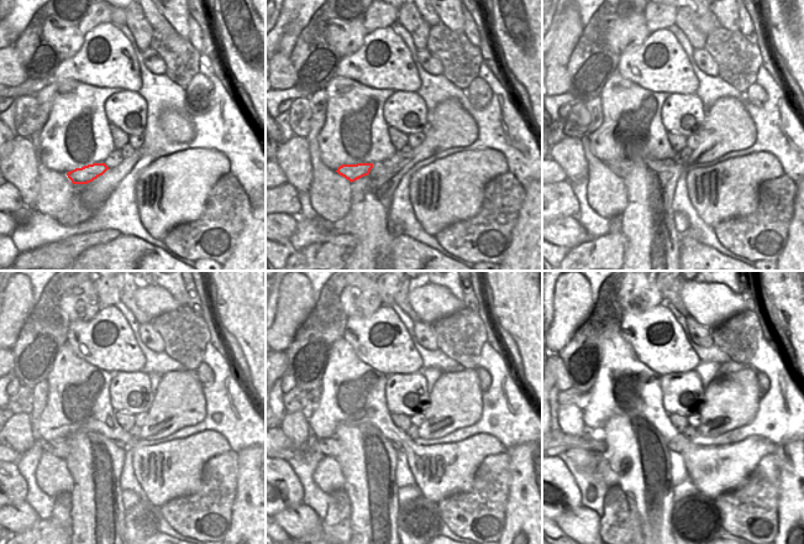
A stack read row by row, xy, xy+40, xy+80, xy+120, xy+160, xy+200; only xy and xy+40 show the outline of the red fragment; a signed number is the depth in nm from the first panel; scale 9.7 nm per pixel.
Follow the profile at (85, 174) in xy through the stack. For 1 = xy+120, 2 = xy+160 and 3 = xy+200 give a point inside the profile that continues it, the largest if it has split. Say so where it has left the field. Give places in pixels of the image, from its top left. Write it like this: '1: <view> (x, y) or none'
1: xy+120 (59, 448)
2: xy+160 (330, 446)
3: xy+200 (594, 442)

